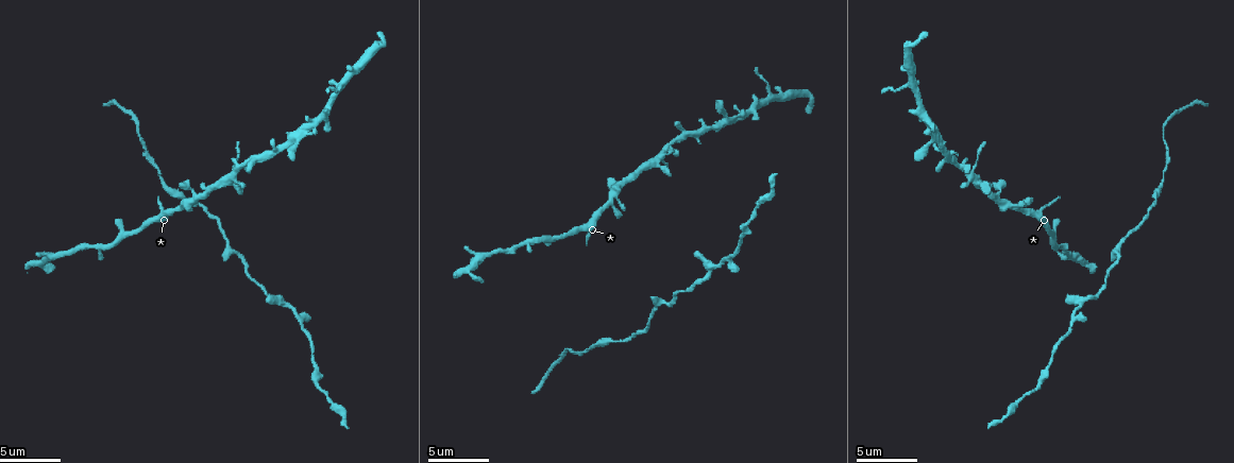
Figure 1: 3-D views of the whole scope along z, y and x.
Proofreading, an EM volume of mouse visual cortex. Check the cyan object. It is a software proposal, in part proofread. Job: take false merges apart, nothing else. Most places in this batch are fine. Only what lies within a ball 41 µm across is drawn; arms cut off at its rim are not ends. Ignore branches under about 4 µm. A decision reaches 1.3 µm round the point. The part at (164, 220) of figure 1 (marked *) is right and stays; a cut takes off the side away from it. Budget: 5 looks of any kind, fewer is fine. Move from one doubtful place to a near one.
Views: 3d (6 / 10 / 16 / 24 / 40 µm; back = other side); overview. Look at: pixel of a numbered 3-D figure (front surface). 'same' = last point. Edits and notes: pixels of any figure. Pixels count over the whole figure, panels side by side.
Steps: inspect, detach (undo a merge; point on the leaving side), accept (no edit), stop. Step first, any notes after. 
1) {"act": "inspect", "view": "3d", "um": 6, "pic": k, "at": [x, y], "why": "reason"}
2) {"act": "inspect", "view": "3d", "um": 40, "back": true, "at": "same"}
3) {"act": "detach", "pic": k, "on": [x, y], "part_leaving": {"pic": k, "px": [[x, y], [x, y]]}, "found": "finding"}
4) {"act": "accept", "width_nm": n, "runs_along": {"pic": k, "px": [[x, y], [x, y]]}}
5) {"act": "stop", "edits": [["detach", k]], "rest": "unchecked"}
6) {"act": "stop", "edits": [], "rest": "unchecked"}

{"act": "inspect", "view": "3d", "um": 16, "pic": 1, "at": [235, 171], "why": "thin arm on a thick one"}

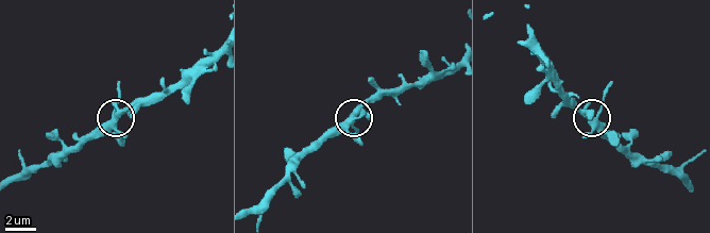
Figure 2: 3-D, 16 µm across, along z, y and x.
{"act": "accept", "runs_along": {"pic": 2, "px": [[26, 179], [60, 160], [90, 134], [105, 130], [139, 100]]}, "found": "all the same neuron"}

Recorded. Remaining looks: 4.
{"act": "inspect", "view": "3d", "um": 6, "pic": 1, "at": [227, 248], "why": "a fork"}

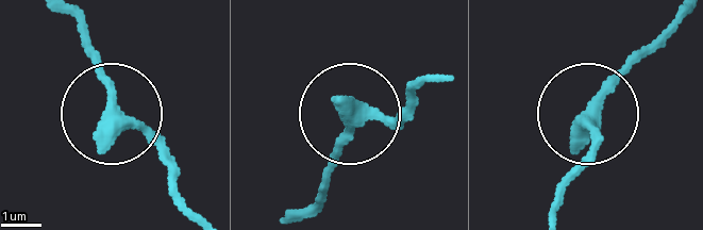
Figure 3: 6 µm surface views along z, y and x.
{"act": "inspect", "view": "3d", "um": 6, "back": true, "pic": 3, "at": [352, 121], "why": "other side"}

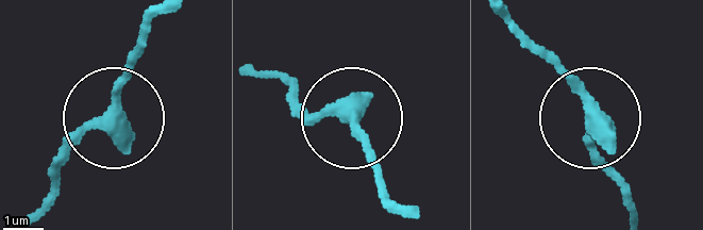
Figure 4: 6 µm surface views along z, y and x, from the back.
{"act": "accept", "side_arm_um": 21, "found": "continuous, no second neuron"}

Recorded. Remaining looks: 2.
{"act": "inspect", "view": "3d", "um": 16, "pic": 1, "at": [592, 347]}

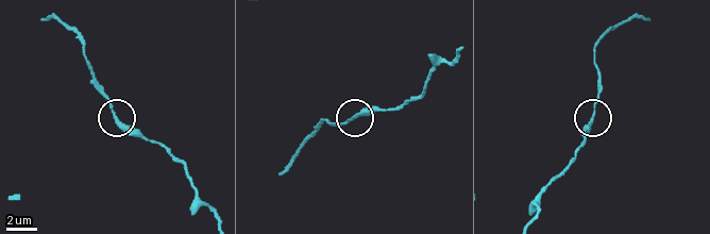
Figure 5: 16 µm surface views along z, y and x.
{"act": "inspect", "view": "3d", "um": 6, "pic": 5, "at": [117, 121]}

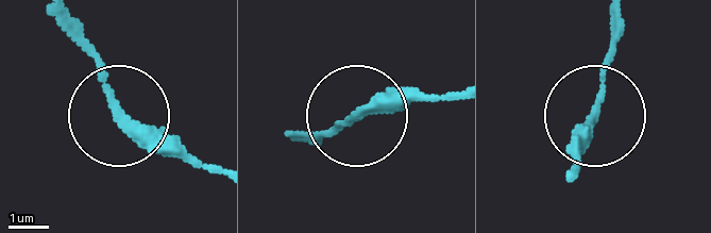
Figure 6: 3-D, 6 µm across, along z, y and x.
{"act": "accept", "width_nm": 260, "found": "all the same neuron"}

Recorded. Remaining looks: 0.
{"act": "stop", "edits": [], "rest": "unchecked"}

